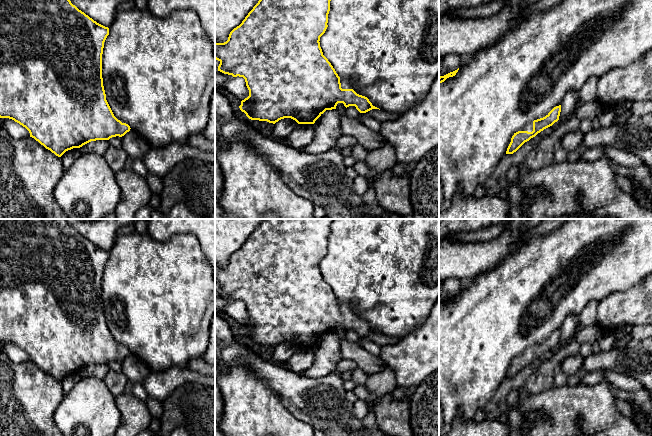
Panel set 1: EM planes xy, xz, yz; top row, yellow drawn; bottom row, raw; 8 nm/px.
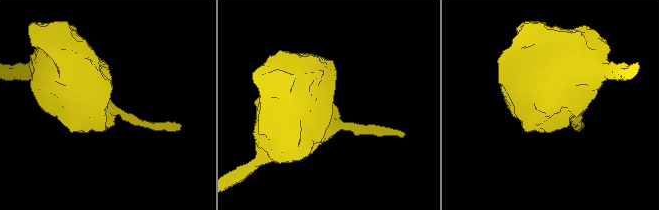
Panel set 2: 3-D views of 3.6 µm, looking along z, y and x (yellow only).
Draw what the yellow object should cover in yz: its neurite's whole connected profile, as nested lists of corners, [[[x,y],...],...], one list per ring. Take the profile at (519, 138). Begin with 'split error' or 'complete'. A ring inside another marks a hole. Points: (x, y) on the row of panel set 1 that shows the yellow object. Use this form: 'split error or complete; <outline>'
split error; [[[561,105],[554,107],[545,117],[534,120],[527,124],[520,131],[514,133],[511,138],[511,142],[507,148],[506,154],[513,154],[516,152],[525,142],[535,137],[538,133],[544,129],[552,126],[559,120],[561,112]]]

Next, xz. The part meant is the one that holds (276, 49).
split error; [[[259,0],[242,23],[230,32],[226,42],[215,43],[215,59],[220,62],[218,71],[232,75],[233,77],[239,76],[245,79],[249,96],[241,101],[239,108],[249,119],[267,121],[275,124],[281,119],[291,118],[298,124],[314,124],[326,110],[336,109],[338,103],[343,103],[346,108],[355,106],[360,113],[366,113],[372,109],[379,109],[373,106],[367,97],[357,94],[347,80],[341,79],[328,59],[323,55],[319,41],[328,27],[330,1],[331,0]]]

